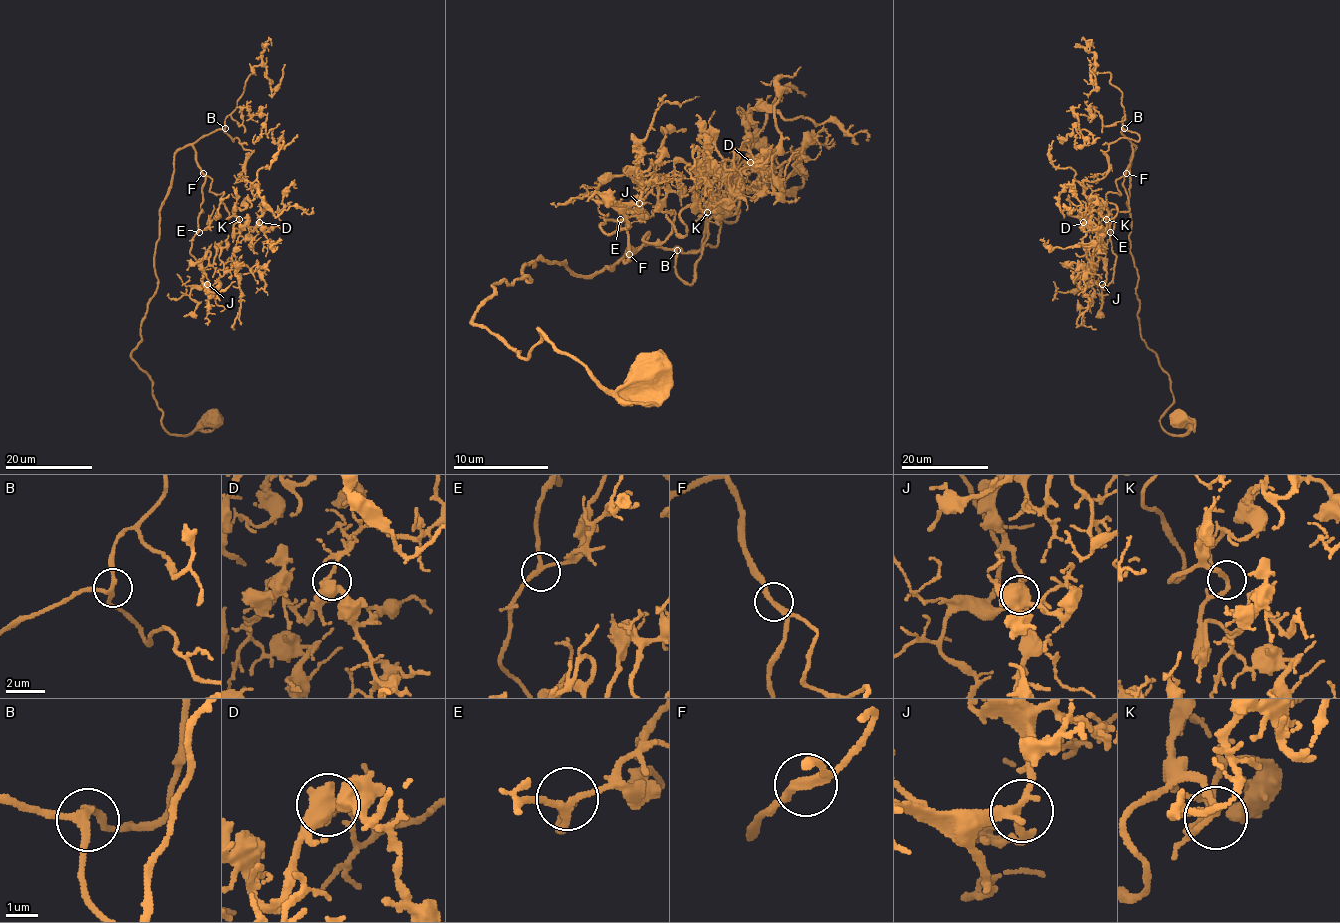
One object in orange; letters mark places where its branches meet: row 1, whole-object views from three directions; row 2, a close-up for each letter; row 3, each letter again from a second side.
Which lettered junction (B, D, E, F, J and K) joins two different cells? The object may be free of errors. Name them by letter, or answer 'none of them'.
none of them

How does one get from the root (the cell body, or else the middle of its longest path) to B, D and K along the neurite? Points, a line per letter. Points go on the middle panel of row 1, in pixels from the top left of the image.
B: (648, 369), (608, 390), (539, 328), (522, 357), (472, 314), (539, 260), (586, 276), (643, 245), (677, 250)
D: (648, 369), (608, 390), (472, 314), (525, 264), (613, 269), (667, 212), (684, 236), (750, 162)
K: (648, 369), (608, 390), (472, 314), (525, 264), (613, 269), (667, 212), (681, 236), (707, 212)

